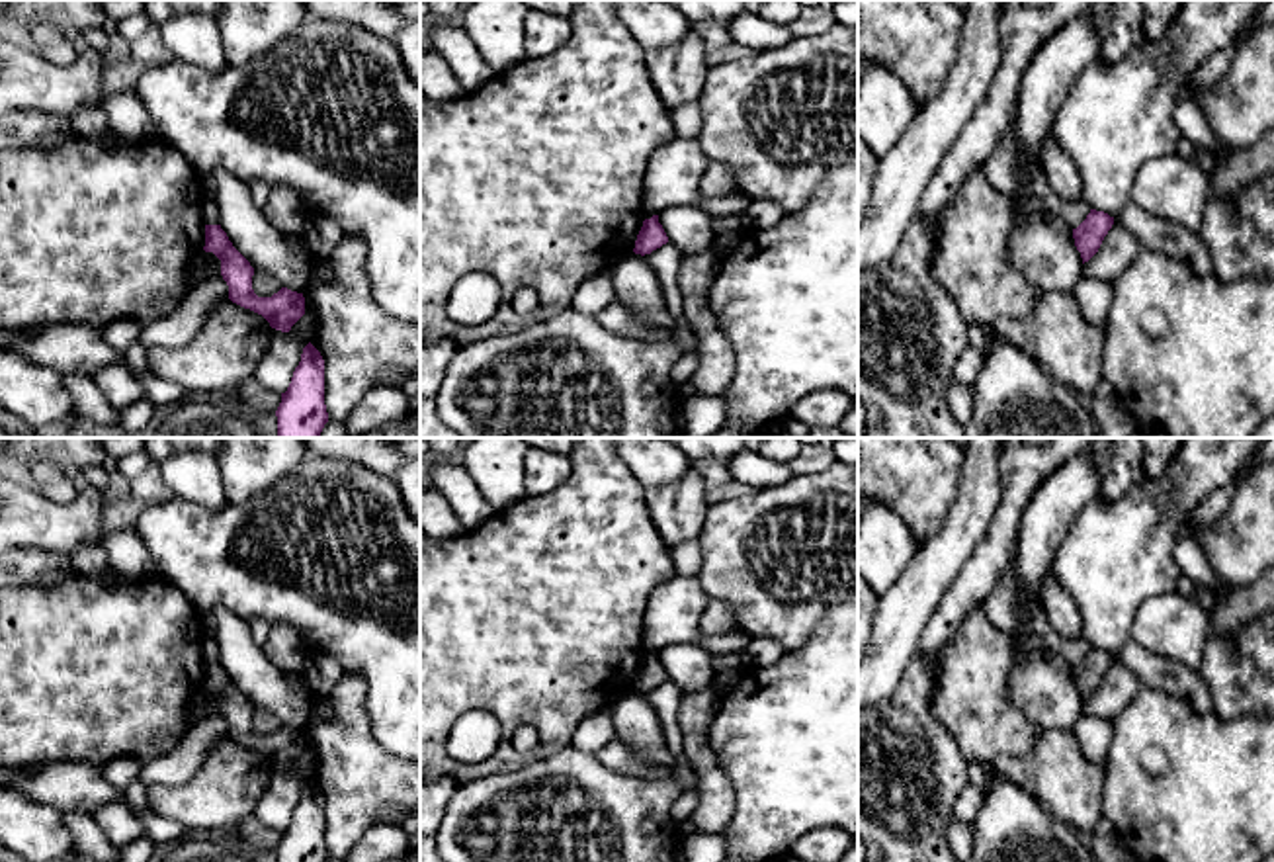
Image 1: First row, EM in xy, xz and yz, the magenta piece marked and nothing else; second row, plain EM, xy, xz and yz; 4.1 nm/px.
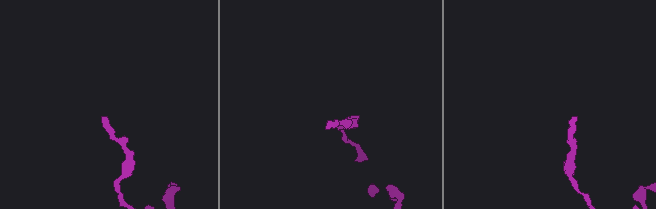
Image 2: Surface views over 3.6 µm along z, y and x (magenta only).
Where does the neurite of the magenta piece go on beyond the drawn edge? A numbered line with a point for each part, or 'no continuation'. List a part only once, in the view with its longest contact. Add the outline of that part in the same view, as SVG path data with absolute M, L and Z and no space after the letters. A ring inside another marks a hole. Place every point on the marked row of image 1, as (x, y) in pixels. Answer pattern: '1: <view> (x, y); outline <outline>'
no continuation

